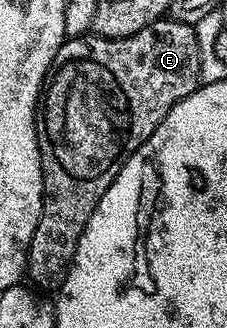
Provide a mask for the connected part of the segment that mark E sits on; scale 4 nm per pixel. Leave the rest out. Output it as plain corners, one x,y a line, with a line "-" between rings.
169,17
157,19
152,25
140,29
140,33
132,33
128,37
106,39
103,35
87,33
74,38
67,38
66,42
60,45
60,49
50,66
50,72
46,74
44,98
40,103
38,148
40,149
40,165
42,166
42,212
40,213
40,221
36,225
36,233
32,233
30,248
26,250
26,275
35,288
46,293
54,293
62,286
70,271
70,263
74,260
74,254
78,248
80,237
86,228
88,217
92,217
96,205
100,205
100,197
104,197
108,185
112,185
112,181
116,181
116,177
122,166
128,161
128,157
132,157
132,153
136,153
136,149
140,149
140,145
144,145
144,141
148,141
148,137
152,137
152,133
160,125
160,121
164,121
166,114
180,100
191,95
200,86
201,52
202,47
198,44
197,30
191,24
181,23

